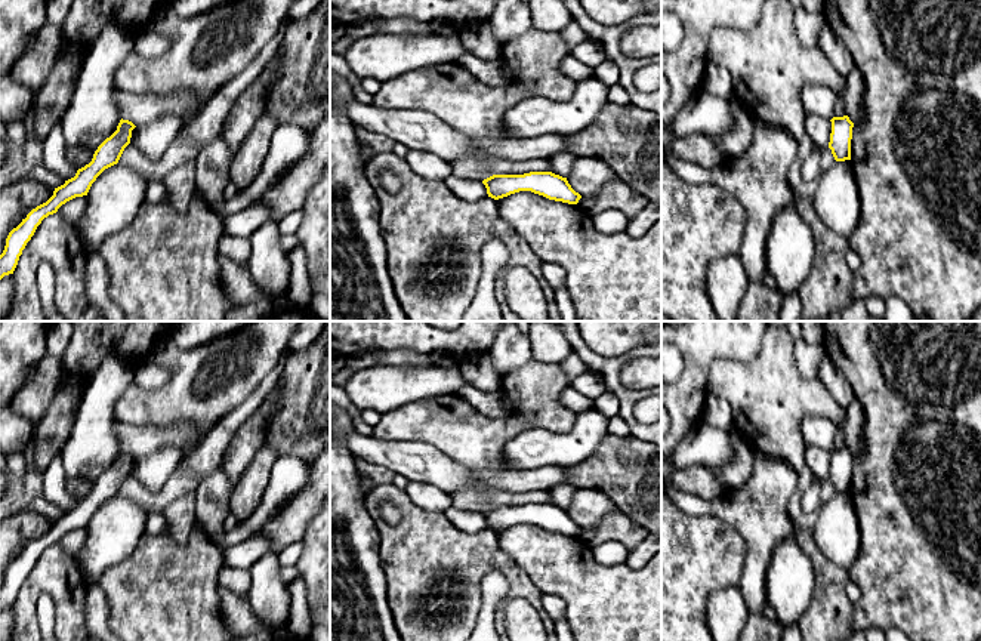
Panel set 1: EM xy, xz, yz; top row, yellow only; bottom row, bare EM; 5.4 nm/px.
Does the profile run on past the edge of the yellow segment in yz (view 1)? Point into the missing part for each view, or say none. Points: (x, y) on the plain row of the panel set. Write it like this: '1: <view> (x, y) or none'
1: none

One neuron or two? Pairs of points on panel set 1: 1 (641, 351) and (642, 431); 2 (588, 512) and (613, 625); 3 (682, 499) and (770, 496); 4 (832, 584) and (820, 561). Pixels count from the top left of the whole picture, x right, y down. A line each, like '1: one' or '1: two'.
1: one
2: two
3: one
4: one

